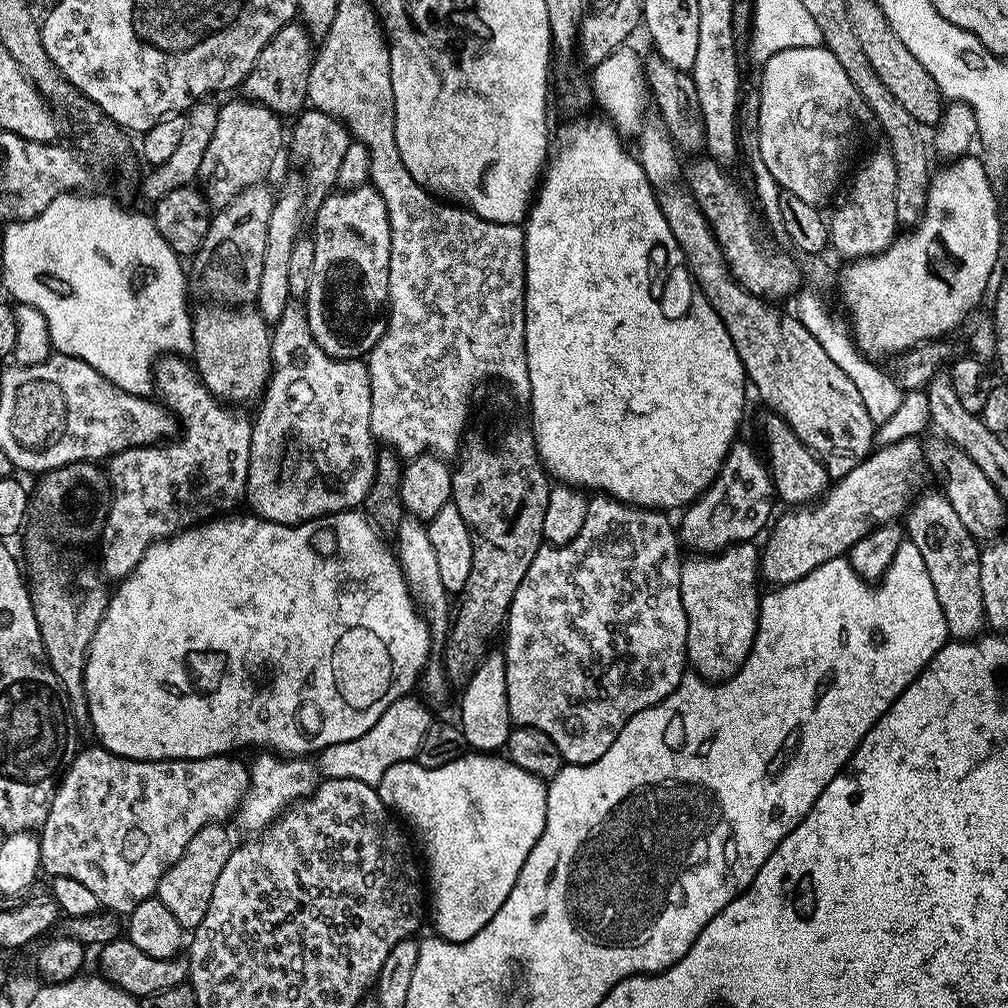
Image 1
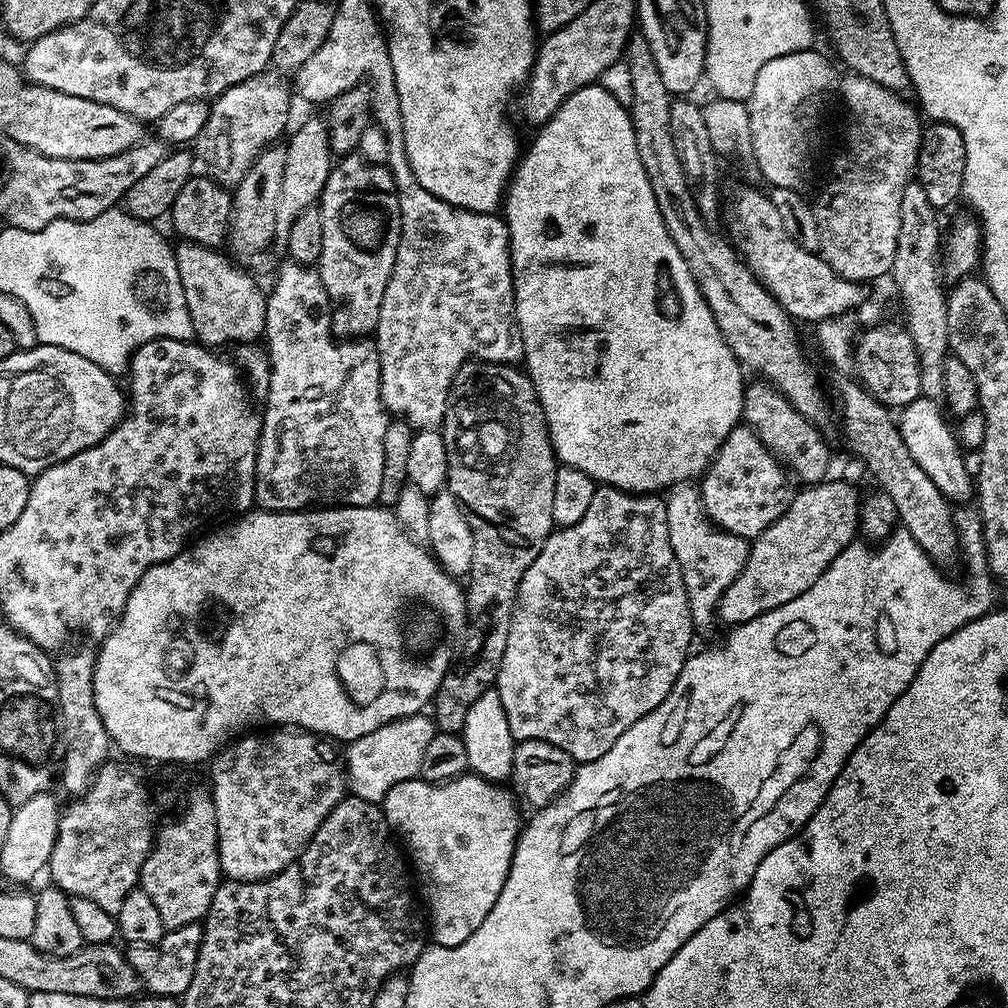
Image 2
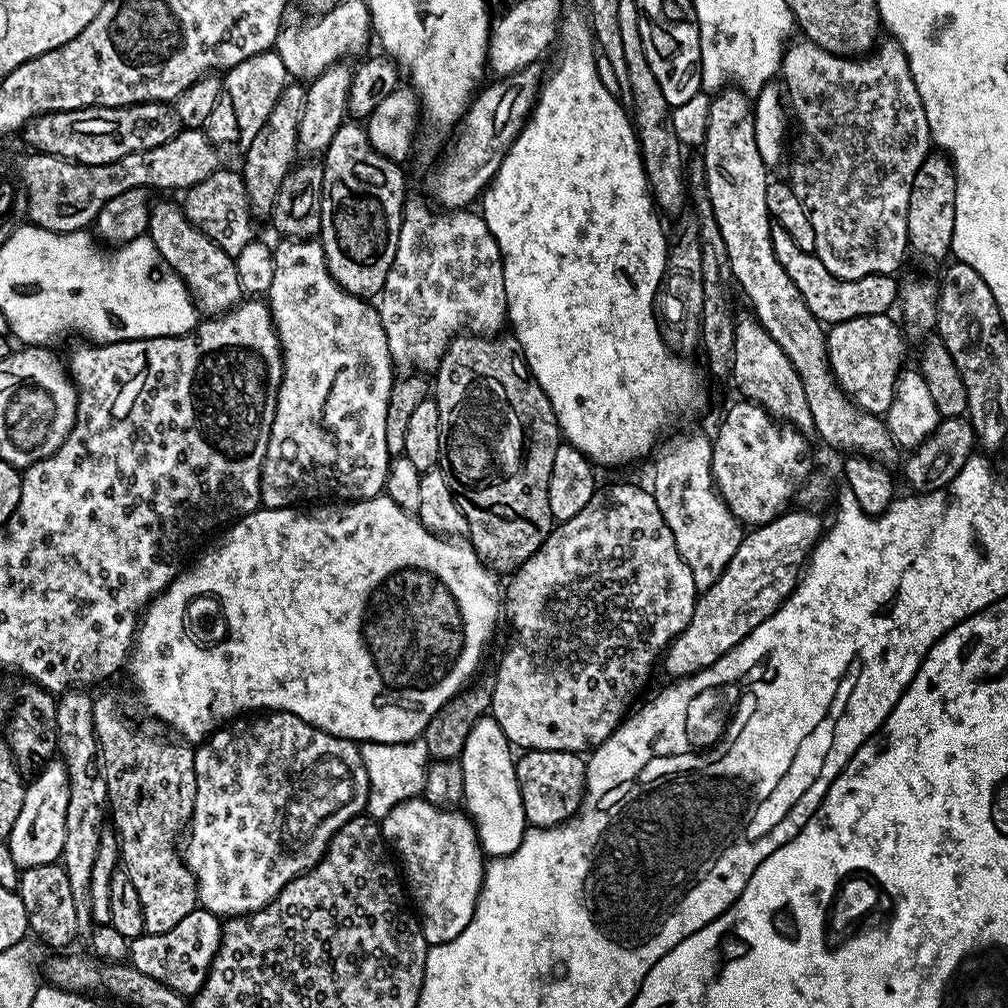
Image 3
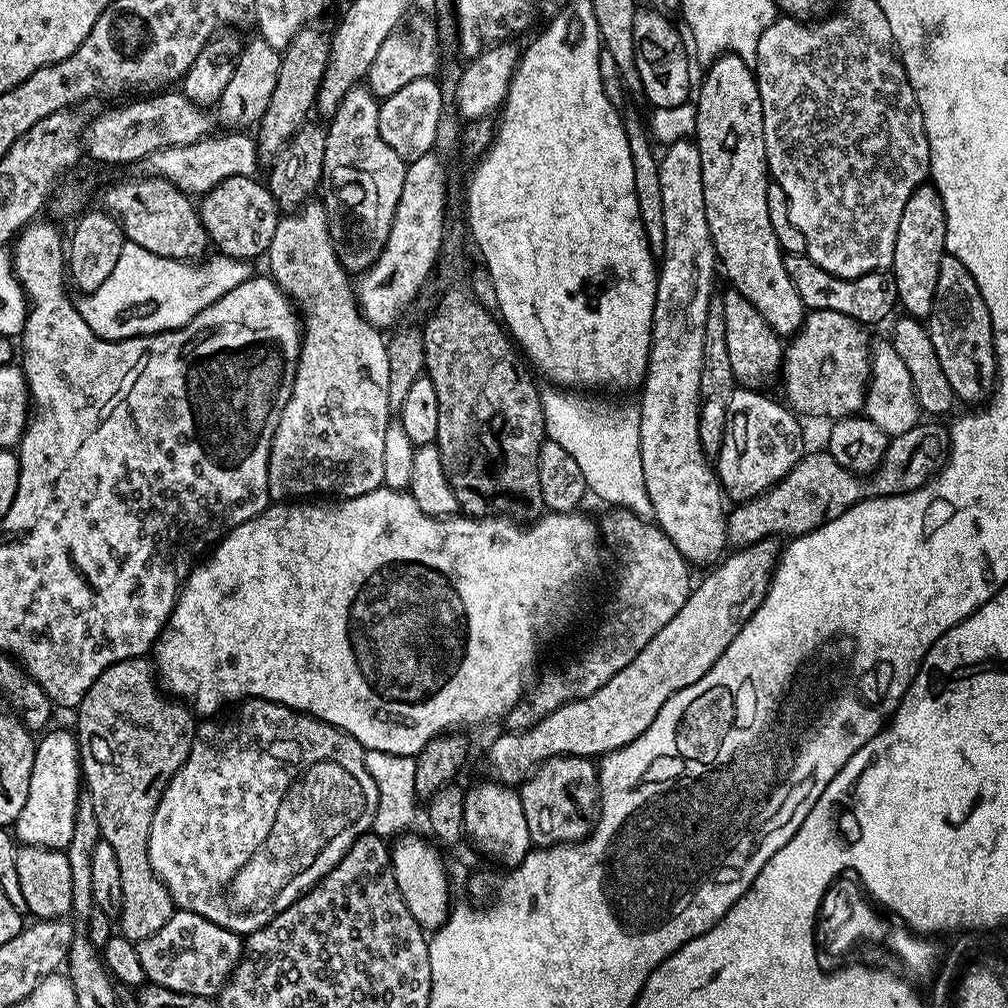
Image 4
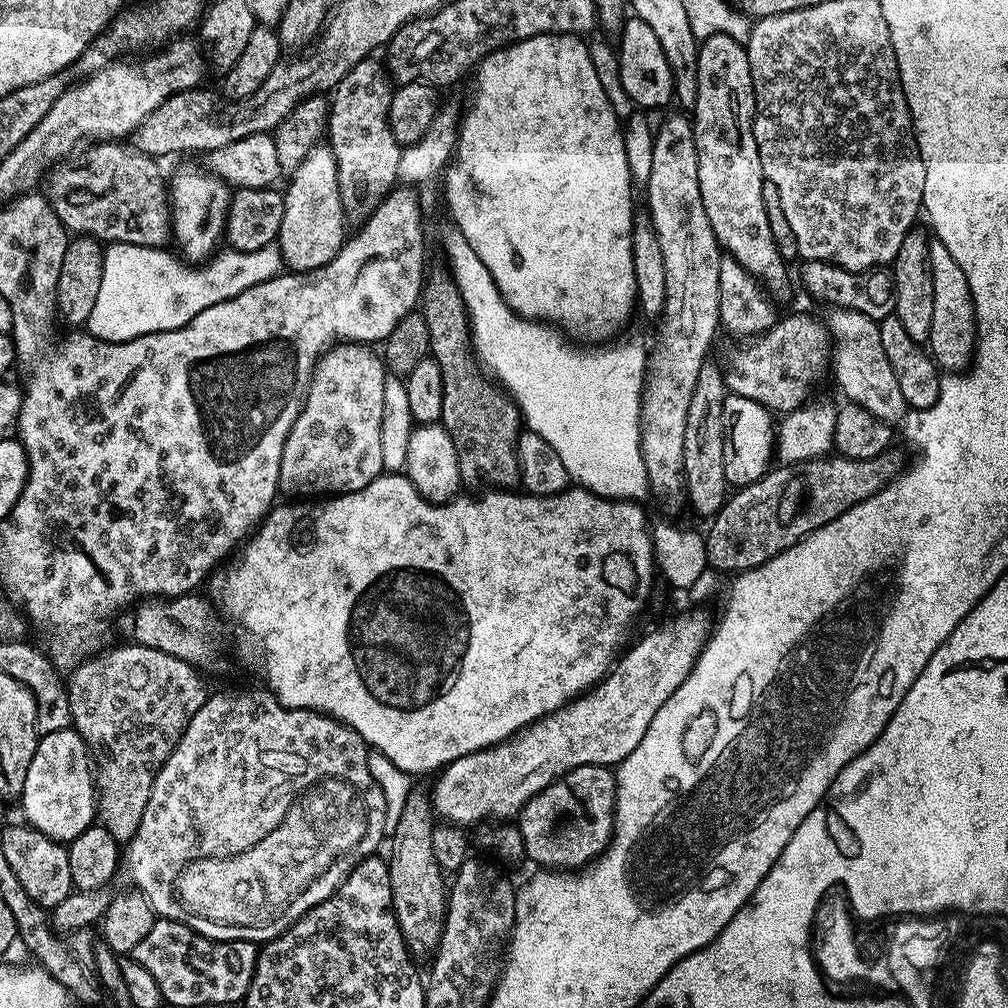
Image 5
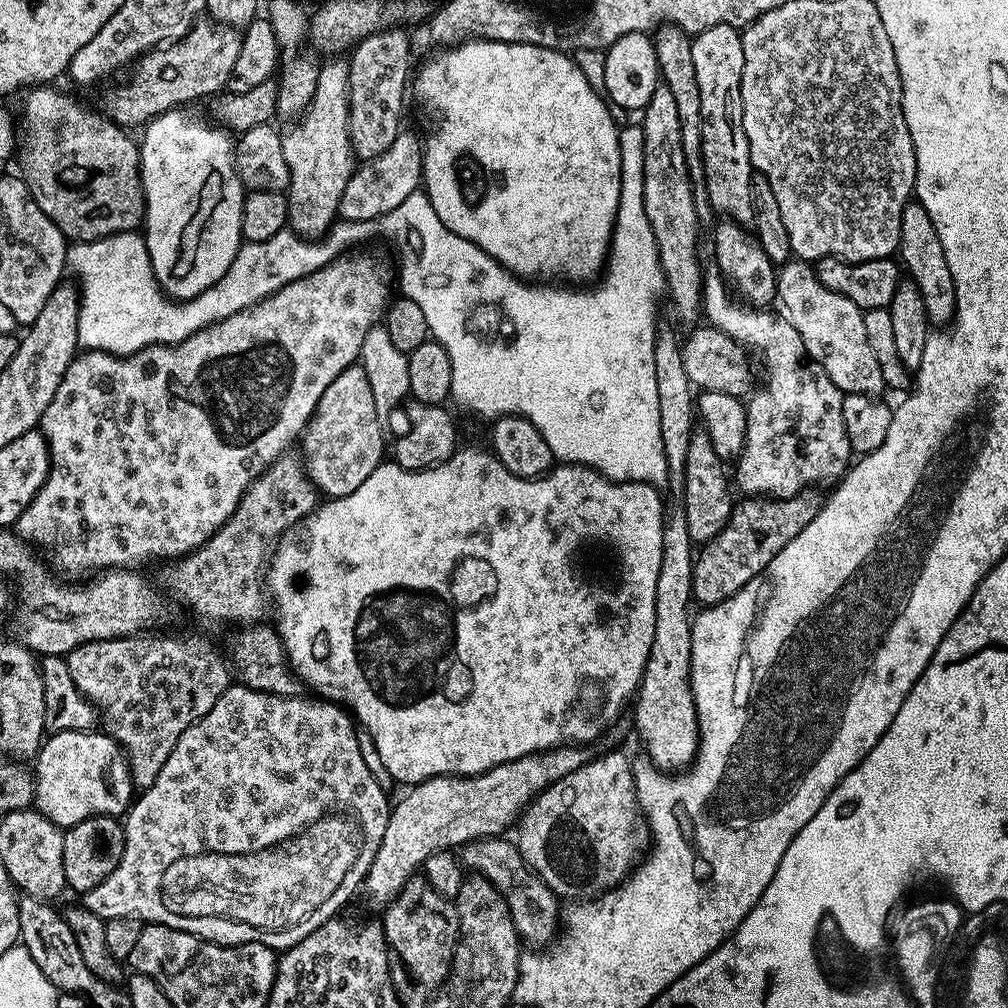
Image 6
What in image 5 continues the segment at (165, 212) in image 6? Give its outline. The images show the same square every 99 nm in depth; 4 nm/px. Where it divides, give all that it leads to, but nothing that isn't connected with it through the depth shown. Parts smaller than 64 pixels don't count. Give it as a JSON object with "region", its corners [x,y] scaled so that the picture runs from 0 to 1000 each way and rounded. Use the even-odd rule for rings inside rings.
{"region":[[[183,163],[172,175],[169,175],[170,237],[173,242],[175,238],[176,244],[179,245],[178,253],[187,260],[205,259],[215,249],[214,241],[219,241],[222,233],[222,221],[226,215],[227,184],[223,183],[217,175],[211,175],[209,170],[199,167],[189,167],[188,164]]]}

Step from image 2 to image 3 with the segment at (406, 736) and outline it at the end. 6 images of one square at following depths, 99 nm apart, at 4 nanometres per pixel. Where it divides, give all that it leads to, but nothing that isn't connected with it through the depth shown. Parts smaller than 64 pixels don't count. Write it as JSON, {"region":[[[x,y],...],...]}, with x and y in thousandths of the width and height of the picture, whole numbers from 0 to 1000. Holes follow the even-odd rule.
{"region":[[[419,732],[390,738],[361,736],[357,738],[357,747],[365,773],[363,806],[370,813],[376,815],[383,808],[387,808],[387,804],[391,804],[391,800],[395,800],[395,796],[412,794],[420,787],[427,751],[423,744],[423,736]]]}

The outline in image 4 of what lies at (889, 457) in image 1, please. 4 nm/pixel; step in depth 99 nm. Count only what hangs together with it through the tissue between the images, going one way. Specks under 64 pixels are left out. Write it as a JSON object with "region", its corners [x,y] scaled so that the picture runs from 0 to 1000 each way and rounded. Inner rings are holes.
{"region":[[[763,534],[746,540],[743,544],[734,544],[725,550],[719,551],[705,564],[706,567],[694,580],[688,582],[683,588],[681,597],[645,637],[636,645],[627,656],[605,677],[601,677],[589,688],[585,688],[576,694],[566,694],[563,698],[559,698],[554,704],[550,704],[542,712],[538,712],[530,720],[512,725],[501,725],[501,730],[496,730],[484,742],[484,762],[489,766],[491,773],[498,779],[515,780],[524,773],[525,769],[532,765],[536,759],[540,758],[548,750],[581,750],[584,752],[598,752],[604,746],[613,744],[629,732],[633,732],[653,712],[653,704],[661,700],[661,696],[673,685],[692,677],[716,653],[716,649],[728,637],[728,633],[736,625],[738,616],[743,615],[750,608],[752,601],[762,588],[762,580],[766,574],[767,567],[770,566],[770,557],[772,555],[771,537]]]}

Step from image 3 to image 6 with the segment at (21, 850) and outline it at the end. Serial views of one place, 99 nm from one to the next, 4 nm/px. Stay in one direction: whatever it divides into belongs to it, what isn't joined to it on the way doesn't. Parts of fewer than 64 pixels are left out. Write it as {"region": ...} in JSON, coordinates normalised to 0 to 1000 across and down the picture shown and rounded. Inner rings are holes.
{"region":[[[99,724],[51,727],[34,751],[34,773],[36,805],[64,823],[90,810],[122,811],[133,794],[127,751]]]}

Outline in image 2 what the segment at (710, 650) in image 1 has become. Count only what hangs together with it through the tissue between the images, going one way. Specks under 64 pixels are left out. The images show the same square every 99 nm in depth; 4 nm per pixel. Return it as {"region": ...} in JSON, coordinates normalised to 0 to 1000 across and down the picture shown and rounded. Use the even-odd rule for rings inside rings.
{"region":[[[684,478],[681,480],[672,480],[670,484],[662,485],[661,495],[659,496],[661,502],[661,522],[665,526],[665,542],[669,546],[669,554],[675,560],[675,568],[679,574],[679,580],[681,581],[681,589],[683,590],[683,604],[687,610],[688,624],[693,625],[694,623],[698,627],[702,627],[706,623],[706,618],[709,620],[712,615],[712,604],[714,601],[714,594],[716,589],[725,579],[728,577],[728,573],[732,573],[732,569],[736,565],[736,562],[740,562],[740,554],[742,553],[742,546],[744,543],[743,537],[736,532],[729,532],[723,528],[718,528],[715,524],[710,523],[709,520],[703,518],[702,511],[698,509],[698,503],[694,497],[694,485],[689,479]]]}

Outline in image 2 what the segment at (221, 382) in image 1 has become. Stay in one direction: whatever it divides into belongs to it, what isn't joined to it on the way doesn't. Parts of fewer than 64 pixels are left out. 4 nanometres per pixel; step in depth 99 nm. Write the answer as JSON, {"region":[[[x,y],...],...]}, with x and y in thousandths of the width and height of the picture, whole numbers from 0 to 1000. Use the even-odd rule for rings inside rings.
{"region":[[[179,240],[174,243],[173,249],[175,251],[175,263],[177,264],[177,276],[181,280],[181,292],[185,296],[185,304],[188,312],[188,319],[190,320],[190,327],[193,336],[203,343],[233,343],[235,341],[248,341],[257,338],[262,331],[262,324],[264,323],[264,304],[266,303],[264,297],[263,287],[258,287],[254,283],[254,278],[250,274],[245,274],[240,267],[237,266],[237,261],[231,260],[225,253],[221,254],[221,249],[213,246],[205,246],[199,242],[188,242],[186,240]]]}

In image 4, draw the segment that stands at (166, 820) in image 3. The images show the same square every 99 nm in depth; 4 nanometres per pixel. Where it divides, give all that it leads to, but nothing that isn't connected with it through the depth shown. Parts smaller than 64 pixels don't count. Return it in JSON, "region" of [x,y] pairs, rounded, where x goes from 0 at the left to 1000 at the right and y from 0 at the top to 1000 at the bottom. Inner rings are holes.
{"region":[[[141,651],[122,655],[101,665],[93,681],[85,685],[73,710],[73,729],[79,740],[79,760],[81,774],[85,779],[85,790],[93,796],[93,808],[97,812],[102,836],[113,839],[113,851],[117,851],[117,864],[121,867],[121,899],[117,906],[117,925],[126,933],[138,935],[149,931],[149,927],[157,927],[157,923],[161,923],[161,919],[169,915],[173,904],[167,880],[155,870],[155,864],[147,854],[147,828],[151,822],[153,804],[163,787],[163,781],[187,755],[196,718],[186,698],[164,689],[157,678],[152,656]]]}

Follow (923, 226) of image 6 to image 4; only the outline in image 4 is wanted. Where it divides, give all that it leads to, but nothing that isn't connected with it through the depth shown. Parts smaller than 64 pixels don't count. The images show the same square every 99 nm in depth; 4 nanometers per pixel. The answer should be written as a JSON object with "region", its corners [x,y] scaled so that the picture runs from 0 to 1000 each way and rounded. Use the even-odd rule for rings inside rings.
{"region":[[[938,252],[934,257],[930,288],[927,290],[926,306],[920,313],[919,324],[923,339],[927,339],[931,359],[949,398],[957,397],[960,403],[975,402],[988,384],[988,348],[982,308],[978,308],[970,280],[966,280],[962,268],[958,268],[958,264],[954,264],[948,254]]]}

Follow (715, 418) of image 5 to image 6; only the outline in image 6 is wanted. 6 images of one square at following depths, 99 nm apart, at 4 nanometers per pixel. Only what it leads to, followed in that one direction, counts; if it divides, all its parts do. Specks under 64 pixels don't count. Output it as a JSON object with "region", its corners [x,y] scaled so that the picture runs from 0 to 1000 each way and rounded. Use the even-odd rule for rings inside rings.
{"region":[[[690,427],[685,435],[685,446],[681,449],[681,482],[677,497],[681,506],[681,522],[685,525],[688,541],[697,542],[708,535],[720,522],[728,503],[726,496],[727,481],[720,457],[708,446],[701,429]]]}

